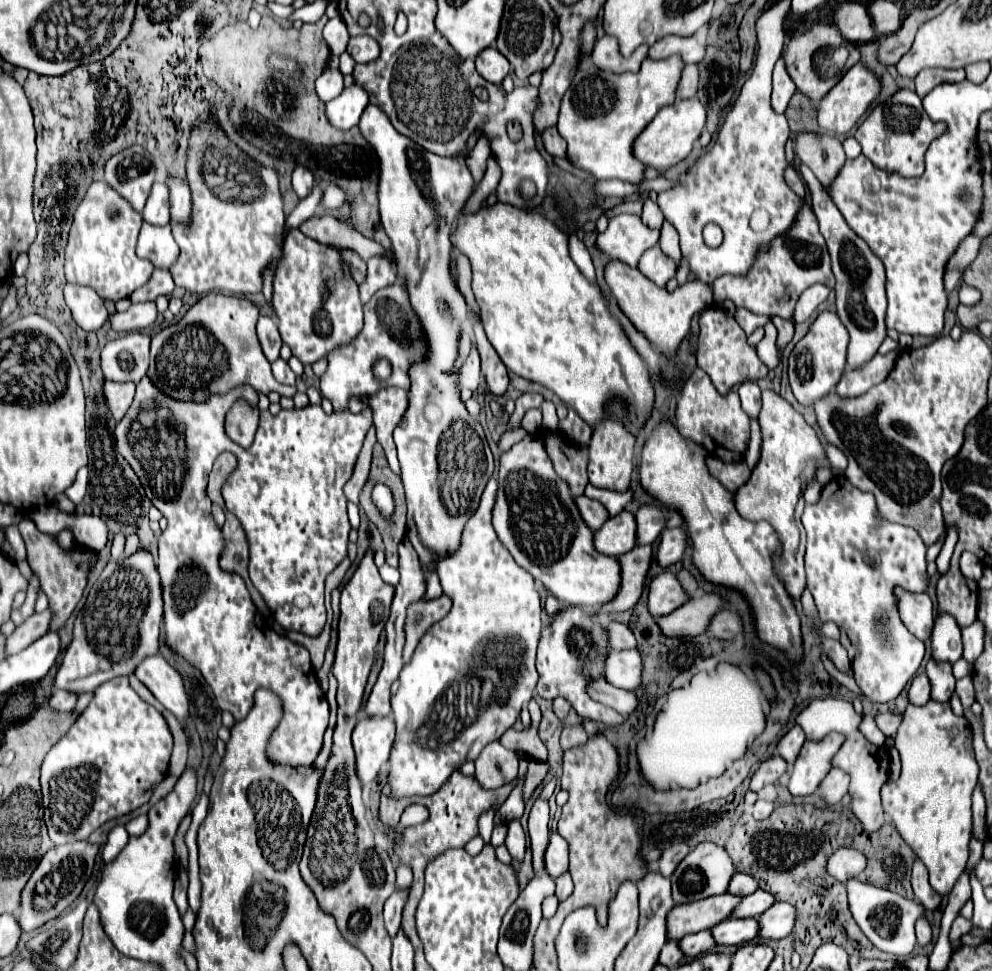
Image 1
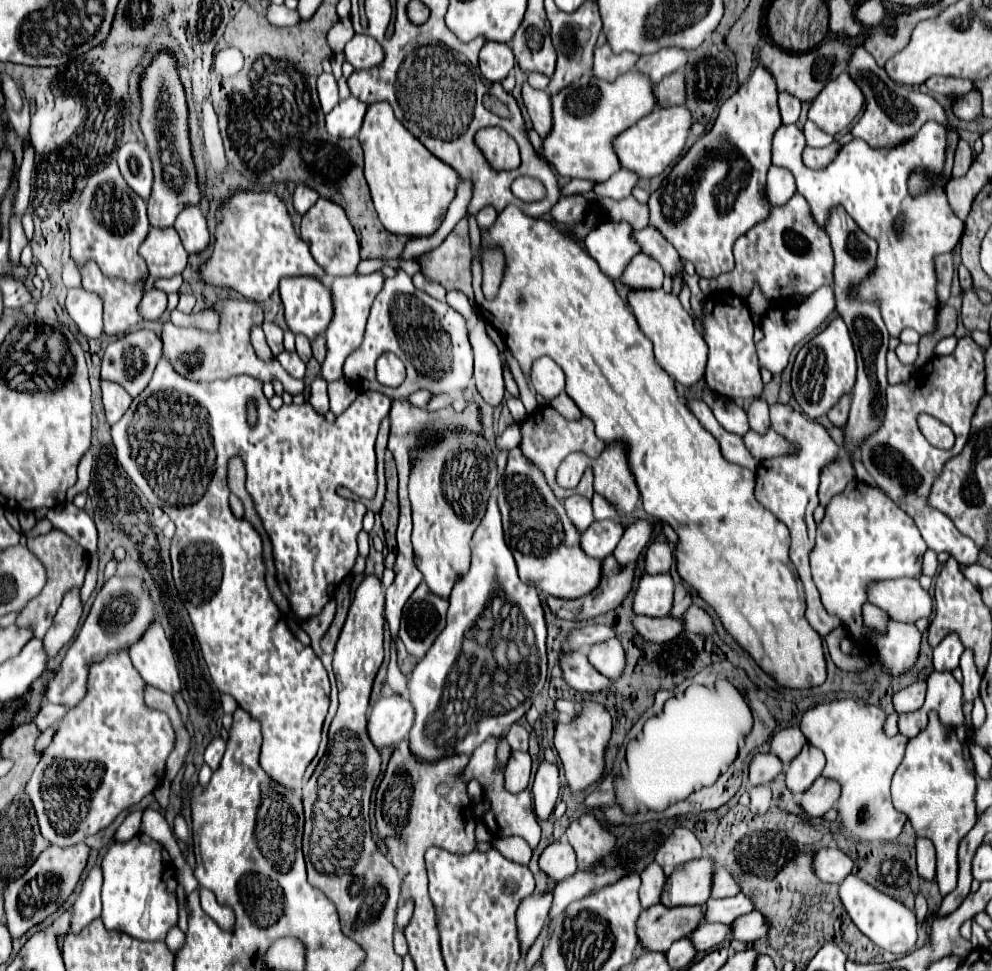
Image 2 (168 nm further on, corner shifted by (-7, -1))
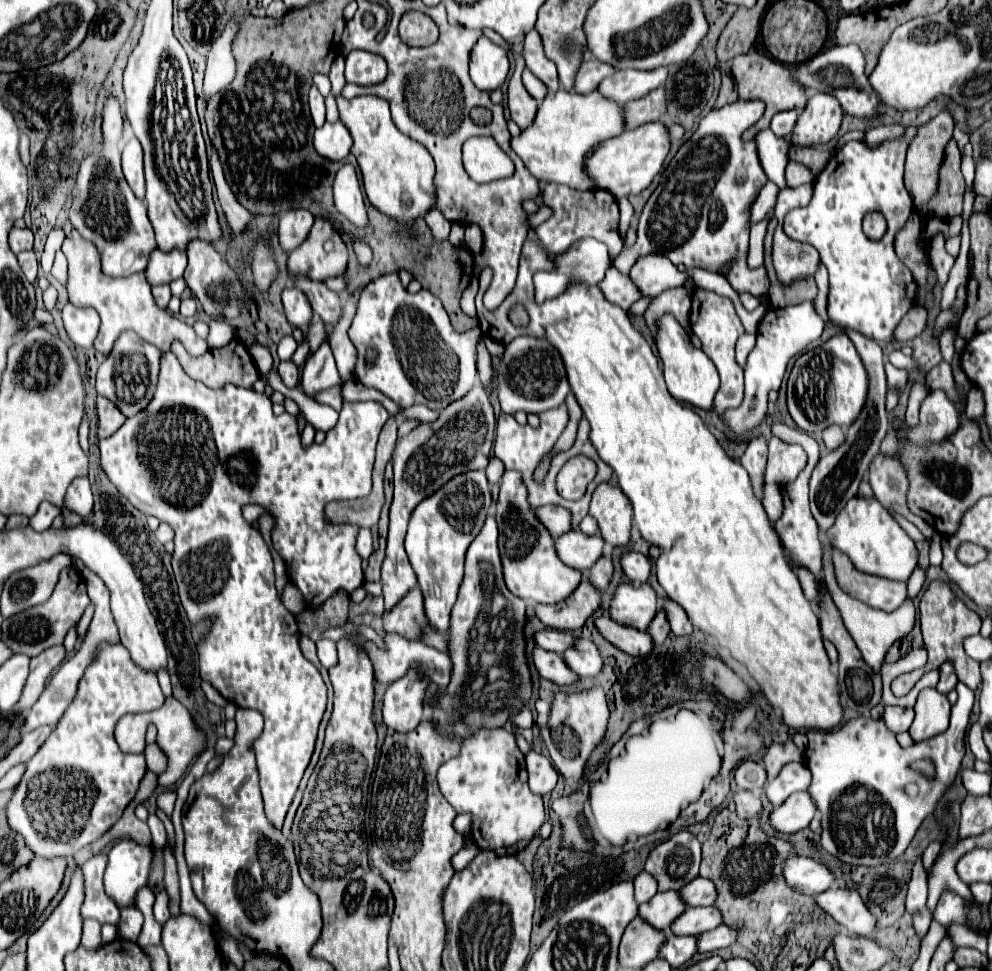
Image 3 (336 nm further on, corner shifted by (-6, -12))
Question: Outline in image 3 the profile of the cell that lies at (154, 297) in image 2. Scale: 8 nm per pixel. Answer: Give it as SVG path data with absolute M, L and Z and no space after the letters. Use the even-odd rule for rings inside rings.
M169 284L155 286L155 288L153 288L153 296L155 296L155 302L157 302L161 308L167 308L167 304L169 304L169 300L171 300L171 290L169 290Z

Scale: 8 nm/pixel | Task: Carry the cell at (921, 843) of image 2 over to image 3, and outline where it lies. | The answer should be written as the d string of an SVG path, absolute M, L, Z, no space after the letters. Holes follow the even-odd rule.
M933 840L933 842L925 848L925 852L923 852L923 864L925 864L925 868L929 868L929 866L935 862L937 854L941 852L941 846L943 846L941 840Z

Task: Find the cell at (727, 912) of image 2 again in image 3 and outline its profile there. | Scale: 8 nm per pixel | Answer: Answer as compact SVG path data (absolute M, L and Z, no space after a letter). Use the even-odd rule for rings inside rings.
M713 906L705 908L687 908L675 922L671 924L671 932L677 936L697 936L701 932L713 930L721 924L721 914Z

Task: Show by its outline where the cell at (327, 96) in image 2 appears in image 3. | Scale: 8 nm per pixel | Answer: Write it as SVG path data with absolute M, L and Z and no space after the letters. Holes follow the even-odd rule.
M315 86L309 90L309 110L311 110L311 118L313 118L315 128L321 128L325 124L325 102Z

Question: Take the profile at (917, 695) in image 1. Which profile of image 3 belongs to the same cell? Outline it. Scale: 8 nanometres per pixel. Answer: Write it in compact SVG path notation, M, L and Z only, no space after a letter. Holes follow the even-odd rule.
M885 706L883 712L883 722L887 724L887 730L893 734L909 730L913 722L913 710L911 708L899 708L899 706Z

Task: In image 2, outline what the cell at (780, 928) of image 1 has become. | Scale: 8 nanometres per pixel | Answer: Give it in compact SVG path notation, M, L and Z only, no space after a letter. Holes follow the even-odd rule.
M752 911L748 915L738 917L734 923L732 937L738 941L756 941L768 935L768 919L760 911Z

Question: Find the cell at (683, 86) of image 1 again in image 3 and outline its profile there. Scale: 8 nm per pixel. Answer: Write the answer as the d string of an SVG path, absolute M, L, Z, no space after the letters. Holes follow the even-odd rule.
M655 88L647 96L631 100L623 104L623 118L625 118L625 128L637 128L647 122L659 120L661 114L665 114L667 102L665 102L665 90Z

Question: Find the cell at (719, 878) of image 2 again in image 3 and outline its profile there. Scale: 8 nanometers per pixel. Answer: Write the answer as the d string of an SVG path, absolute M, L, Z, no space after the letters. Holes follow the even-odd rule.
M697 876L695 880L691 880L687 886L683 886L679 890L681 900L687 906L711 906L715 902L715 884L707 878Z

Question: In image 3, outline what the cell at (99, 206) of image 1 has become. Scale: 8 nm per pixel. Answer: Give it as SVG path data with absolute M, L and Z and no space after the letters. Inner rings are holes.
M109 96L103 106L103 148L97 154L89 154L83 158L77 182L73 188L73 204L69 210L71 224L79 230L79 234L91 240L101 252L103 272L109 276L129 276L135 272L143 272L147 268L147 260L151 252L157 248L153 226L147 218L147 208L141 200L131 192L123 170L121 170L121 132L123 132L123 112L117 98Z

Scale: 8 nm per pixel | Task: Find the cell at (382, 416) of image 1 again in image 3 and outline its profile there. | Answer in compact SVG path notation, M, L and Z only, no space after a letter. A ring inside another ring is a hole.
M481 382L475 384L475 388L471 388L471 392L467 392L467 396L463 396L463 400L457 400L457 406L449 406L447 410L443 410L443 424L441 420L433 422L433 424L419 424L415 430L409 432L409 436L401 438L395 446L393 452L393 470L395 470L395 496L393 496L393 504L389 510L389 534L387 534L387 550L385 550L385 560L381 564L381 586L383 586L383 596L385 596L385 608L391 610L411 588L417 586L417 576L409 564L409 558L405 554L403 548L403 538L407 534L407 524L409 524L409 516L415 510L415 506L419 502L423 502L425 498L429 498L433 492L437 492L443 484L447 484L451 478L463 474L463 472L471 472L471 470L485 470L487 462L489 462L489 454L491 454L491 446L495 440L495 414L493 414L493 406L489 400L489 394L485 390L485 386Z

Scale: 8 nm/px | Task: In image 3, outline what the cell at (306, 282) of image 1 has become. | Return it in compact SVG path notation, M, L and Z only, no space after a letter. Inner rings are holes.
M295 286L285 288L283 290L283 306L285 306L285 314L287 314L287 320L291 322L291 326L305 330L305 326L313 318L313 310L311 310L307 296Z

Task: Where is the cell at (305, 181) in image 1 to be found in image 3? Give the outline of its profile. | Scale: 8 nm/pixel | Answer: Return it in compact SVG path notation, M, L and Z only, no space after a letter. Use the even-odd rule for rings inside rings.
M289 210L279 220L279 246L289 254L295 248L303 244L307 238L311 226L313 226L313 214L307 210Z

